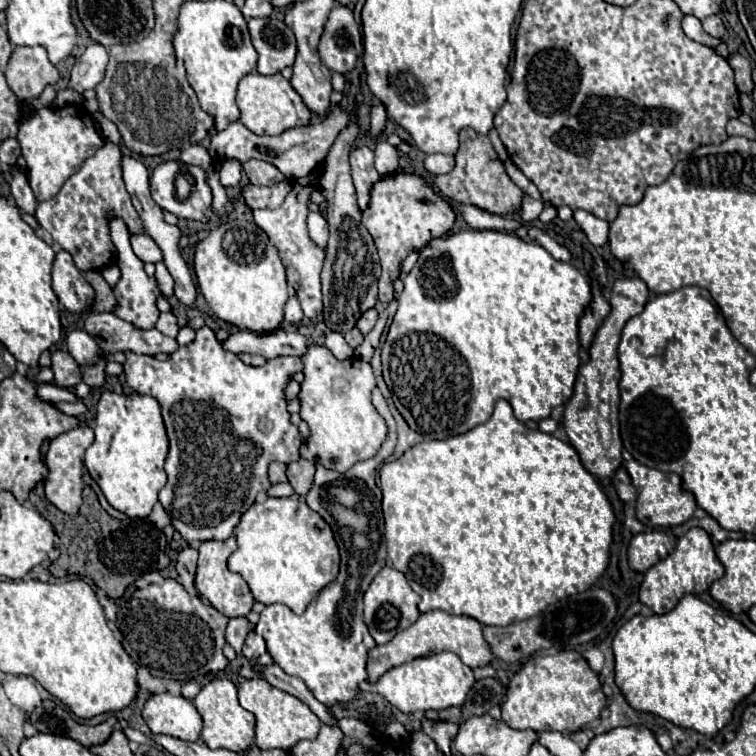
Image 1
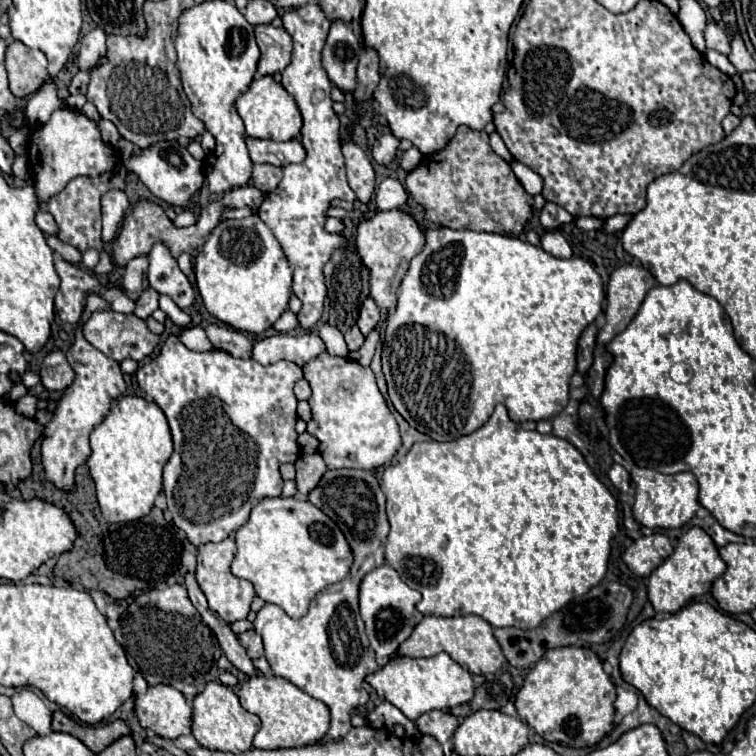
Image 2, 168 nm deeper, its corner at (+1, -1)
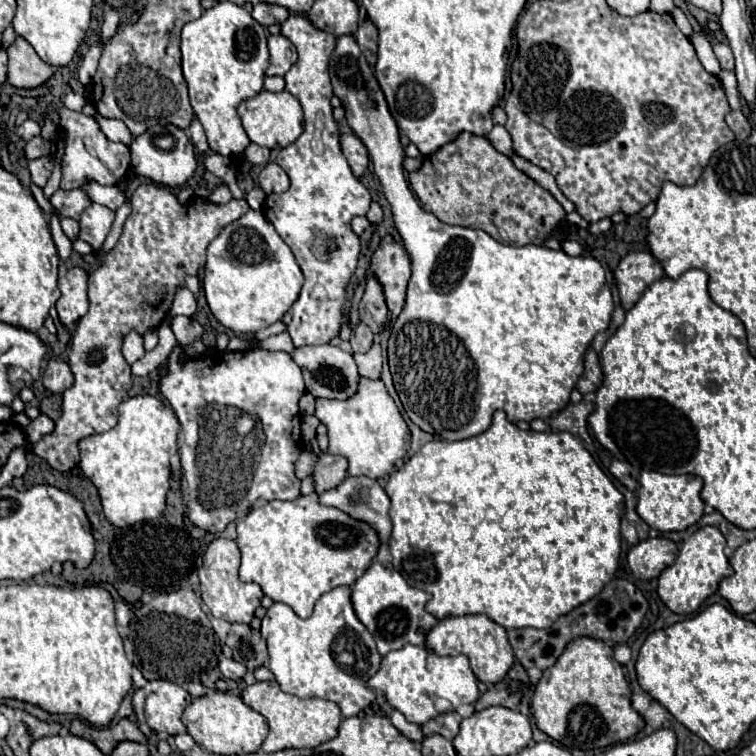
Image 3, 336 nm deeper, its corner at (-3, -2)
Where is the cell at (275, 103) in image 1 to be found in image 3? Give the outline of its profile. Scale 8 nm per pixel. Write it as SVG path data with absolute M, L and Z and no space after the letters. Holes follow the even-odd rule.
M263 89L255 97L245 99L239 105L237 113L239 113L241 121L243 121L243 127L245 127L247 135L249 135L249 139L253 143L269 147L269 149L287 147L303 133L303 109L301 109L301 103L289 91L273 93L273 91Z

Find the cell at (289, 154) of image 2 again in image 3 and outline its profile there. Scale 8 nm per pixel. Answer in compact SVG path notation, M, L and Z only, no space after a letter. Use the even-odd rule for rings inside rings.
M251 143L251 145L247 147L247 151L245 151L245 159L247 159L251 165L261 167L261 165L269 163L269 149L267 149L267 147L261 147L261 145Z

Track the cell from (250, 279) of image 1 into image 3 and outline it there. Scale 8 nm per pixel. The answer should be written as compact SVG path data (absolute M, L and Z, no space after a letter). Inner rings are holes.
M249 209L247 215L223 227L207 249L203 277L207 303L217 321L235 333L253 335L279 321L299 297L301 285L303 273L295 255L263 213Z

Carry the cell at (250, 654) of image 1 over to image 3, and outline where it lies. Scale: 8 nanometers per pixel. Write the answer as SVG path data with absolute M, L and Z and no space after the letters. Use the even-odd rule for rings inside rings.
M231 625L231 631L225 641L233 649L233 659L243 663L249 671L261 667L267 659L267 645L259 635L253 635L249 625Z

